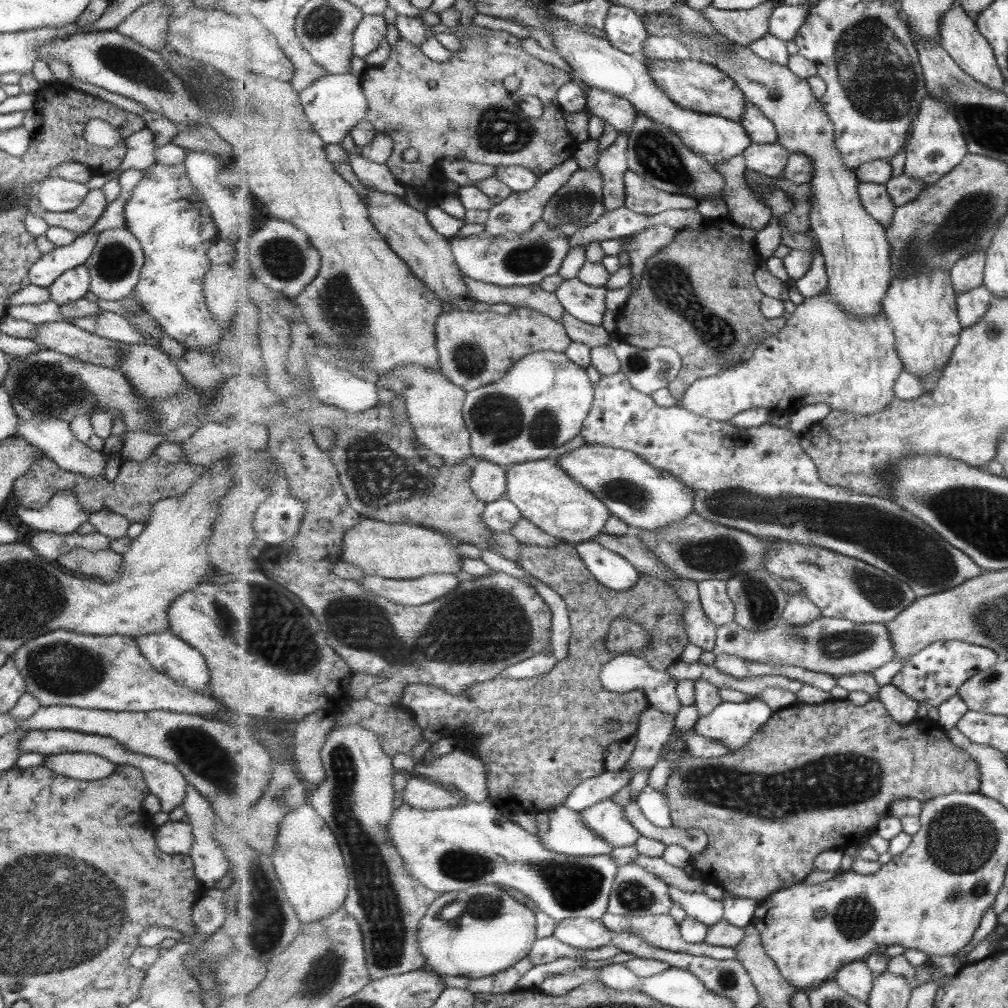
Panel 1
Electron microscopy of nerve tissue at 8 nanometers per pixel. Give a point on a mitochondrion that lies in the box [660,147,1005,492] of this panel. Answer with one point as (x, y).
(965, 222)

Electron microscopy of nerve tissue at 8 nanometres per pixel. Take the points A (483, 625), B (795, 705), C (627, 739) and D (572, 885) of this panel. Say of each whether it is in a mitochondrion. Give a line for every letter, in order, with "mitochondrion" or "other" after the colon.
A: mitochondrion
B: other
C: other
D: mitochondrion

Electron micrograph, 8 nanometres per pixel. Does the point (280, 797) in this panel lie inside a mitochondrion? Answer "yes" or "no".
yes

